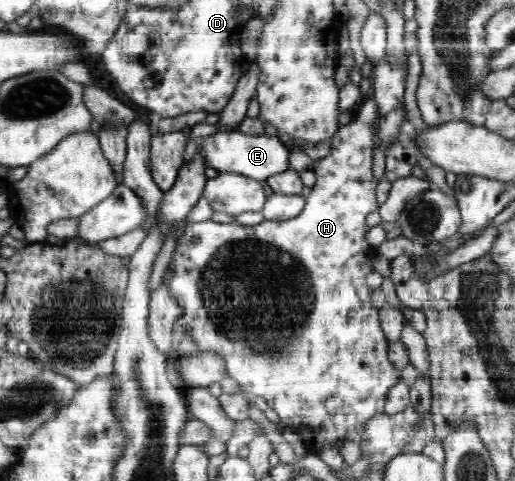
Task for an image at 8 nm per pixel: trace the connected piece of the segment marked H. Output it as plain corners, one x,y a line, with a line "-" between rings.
371,93
363,99
359,112
352,117
350,123
341,126
331,137
331,149
329,155
315,162
313,171
317,177
316,183
311,187
308,197
305,199
304,209
300,215
284,221
272,221
264,219
255,226
242,226
236,222
218,223
211,219
206,221
190,222
184,226
181,240
175,247
175,252
168,265
172,277
168,288
179,304
181,314
173,327
172,348
174,354
179,356
194,356
199,352
213,352
224,359
227,366
227,374
246,395
264,398
270,409
276,411
280,423
290,429
304,441
308,452
318,454
324,449
324,445
340,446
348,440
348,435
362,434
368,421
377,414
382,414
385,409
388,393
401,381
401,371
398,370
389,359
389,339
384,335
379,320
379,310
370,302
370,291
366,284
366,275
372,271
372,257
375,249
366,241
366,217
374,213
378,208
376,200
376,185
378,179
374,178
373,169
373,143
372,123
378,122
377,105

